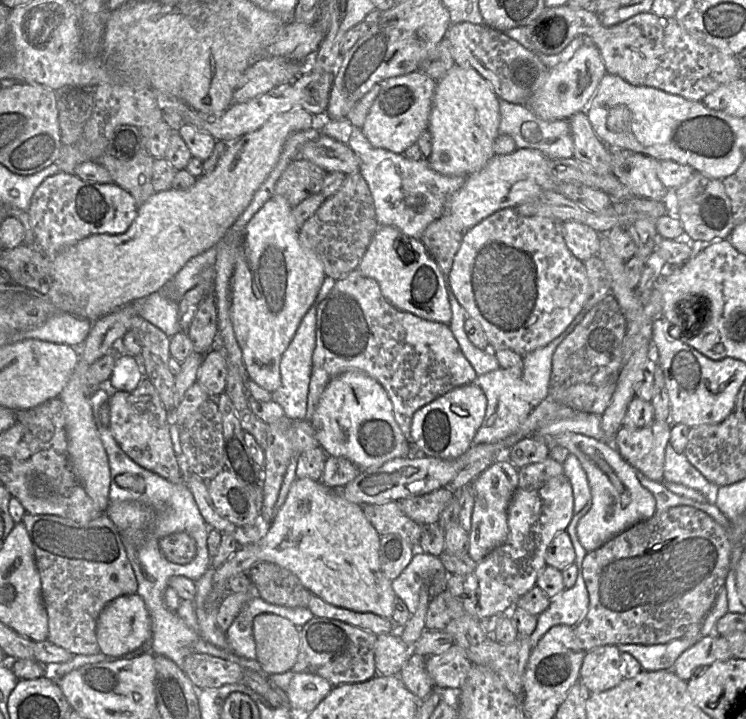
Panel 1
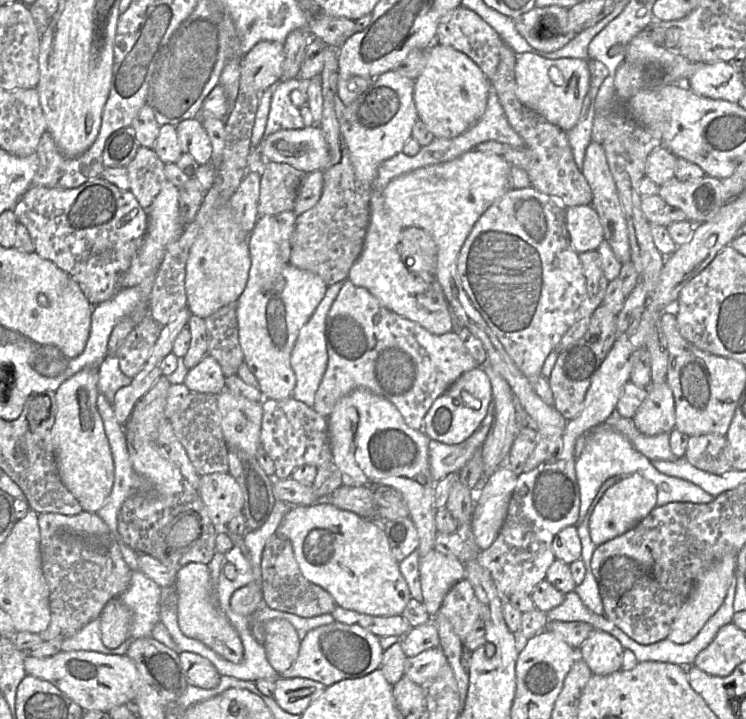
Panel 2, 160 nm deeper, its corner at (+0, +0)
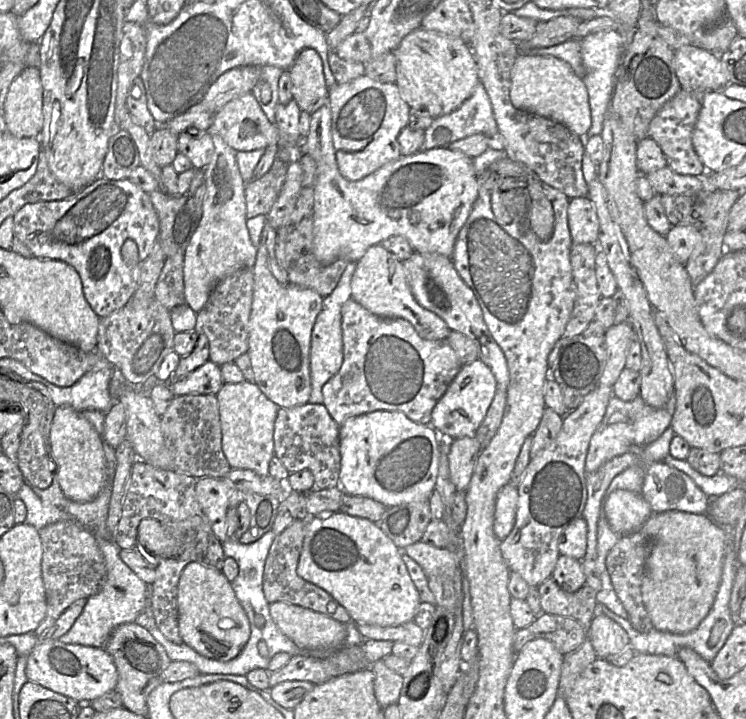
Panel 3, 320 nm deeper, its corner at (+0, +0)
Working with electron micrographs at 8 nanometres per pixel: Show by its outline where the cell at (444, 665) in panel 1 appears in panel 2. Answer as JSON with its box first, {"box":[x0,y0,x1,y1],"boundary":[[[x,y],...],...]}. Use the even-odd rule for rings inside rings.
{"box":[404,648,448,686],"boundary":[[[432,648],[417,656],[407,657],[404,664],[404,676],[420,686],[427,686],[446,664],[448,662],[442,649]]]}

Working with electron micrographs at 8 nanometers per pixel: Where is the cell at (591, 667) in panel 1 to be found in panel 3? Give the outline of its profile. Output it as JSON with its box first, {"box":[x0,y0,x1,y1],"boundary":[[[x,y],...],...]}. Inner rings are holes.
{"box":[588,614,630,658],"boundary":[[[604,614],[594,616],[588,629],[588,638],[599,658],[619,654],[630,647],[627,632],[620,624]]]}

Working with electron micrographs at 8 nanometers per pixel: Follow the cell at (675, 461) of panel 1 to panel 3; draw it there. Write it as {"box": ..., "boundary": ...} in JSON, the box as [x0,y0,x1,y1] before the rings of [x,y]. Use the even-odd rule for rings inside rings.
{"box":[585,394,675,472],"boundary":[[[674,394],[661,408],[649,406],[639,395],[627,402],[612,395],[602,422],[591,437],[585,460],[586,472],[595,472],[609,460],[629,452],[632,448],[642,448],[656,441],[666,429],[671,427],[675,404]]]}

